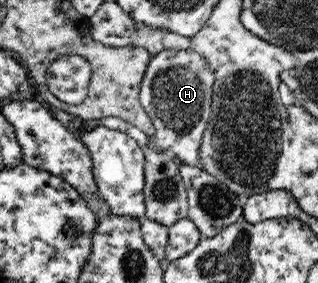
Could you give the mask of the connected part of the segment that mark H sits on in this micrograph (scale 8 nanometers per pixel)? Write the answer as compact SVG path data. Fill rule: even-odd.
M164 50L148 63L139 90L146 115L152 119L154 144L173 154L180 162L200 167L199 148L211 119L214 73L194 50Z

